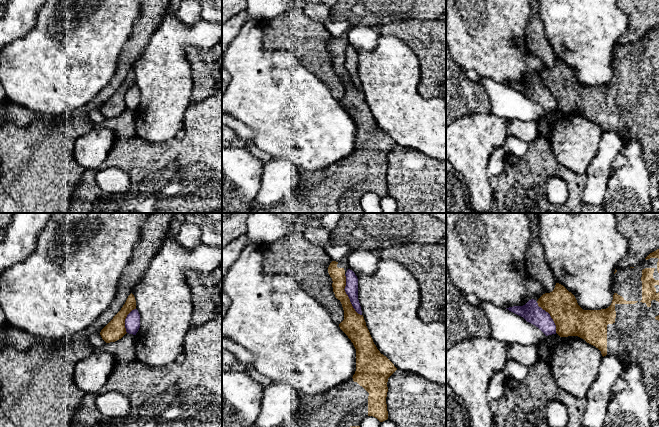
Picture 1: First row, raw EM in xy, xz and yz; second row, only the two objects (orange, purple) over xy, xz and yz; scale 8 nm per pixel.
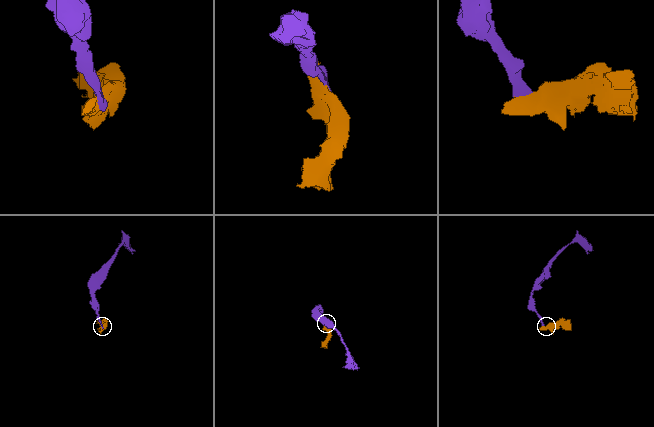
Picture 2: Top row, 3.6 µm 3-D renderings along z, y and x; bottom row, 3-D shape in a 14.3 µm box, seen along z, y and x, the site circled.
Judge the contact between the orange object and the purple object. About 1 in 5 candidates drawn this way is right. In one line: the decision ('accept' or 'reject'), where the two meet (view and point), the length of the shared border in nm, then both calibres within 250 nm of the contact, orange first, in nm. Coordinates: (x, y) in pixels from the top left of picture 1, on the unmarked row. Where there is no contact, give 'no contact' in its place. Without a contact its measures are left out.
reject; contact xz (347, 71); length 360 nm; calibres 190 and 110 nm

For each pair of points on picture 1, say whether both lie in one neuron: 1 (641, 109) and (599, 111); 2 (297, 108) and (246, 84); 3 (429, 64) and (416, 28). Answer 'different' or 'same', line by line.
1: same
2: same
3: same

